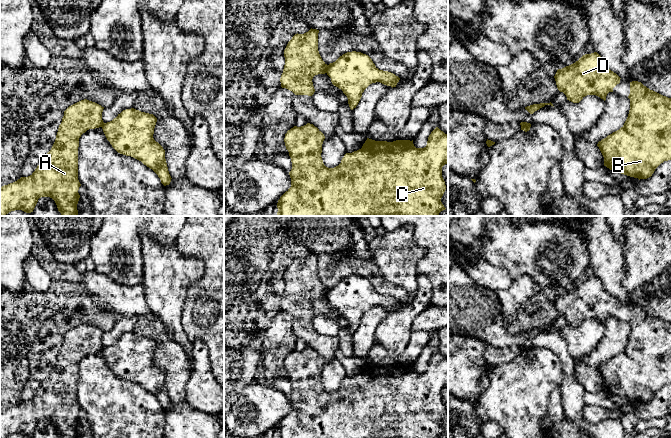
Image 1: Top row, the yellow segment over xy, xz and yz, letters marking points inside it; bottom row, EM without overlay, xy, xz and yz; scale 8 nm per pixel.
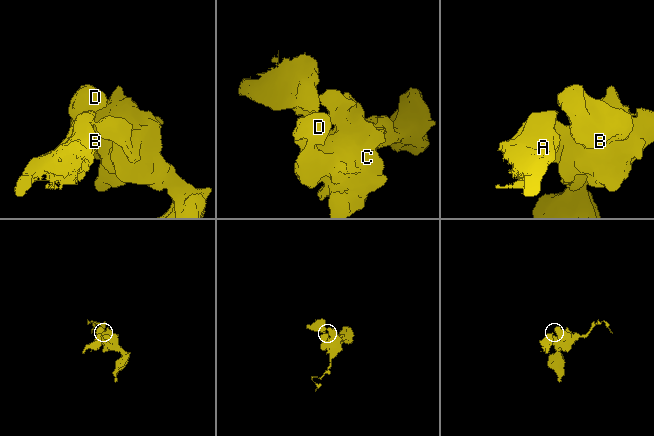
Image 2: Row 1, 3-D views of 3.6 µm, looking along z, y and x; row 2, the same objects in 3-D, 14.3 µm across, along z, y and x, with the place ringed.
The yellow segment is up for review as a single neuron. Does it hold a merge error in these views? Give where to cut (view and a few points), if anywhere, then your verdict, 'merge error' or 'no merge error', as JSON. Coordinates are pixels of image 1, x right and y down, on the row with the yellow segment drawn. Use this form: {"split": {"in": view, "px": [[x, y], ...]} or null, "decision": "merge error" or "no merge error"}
{"split": {"in": "xz", "px": [[328, 65], [325, 72]]}, "decision": "merge error"}

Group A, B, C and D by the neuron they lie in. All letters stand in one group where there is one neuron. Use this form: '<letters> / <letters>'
A / B C D

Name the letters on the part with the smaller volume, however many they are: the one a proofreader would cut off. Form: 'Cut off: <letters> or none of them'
Cut off: A

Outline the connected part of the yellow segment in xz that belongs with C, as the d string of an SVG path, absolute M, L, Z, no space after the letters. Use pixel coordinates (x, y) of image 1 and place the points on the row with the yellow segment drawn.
M310 123L301 127L294 126L285 134L284 142L292 162L292 169L289 172L291 187L278 200L277 216L439 216L439 213L446 209L441 202L441 198L446 190L445 181L442 177L442 167L448 163L448 135L438 127L429 135L427 145L424 148L416 148L413 140L387 142L367 138L361 149L346 153L341 163L334 168L328 168L323 163L321 153L324 139L324 134Z

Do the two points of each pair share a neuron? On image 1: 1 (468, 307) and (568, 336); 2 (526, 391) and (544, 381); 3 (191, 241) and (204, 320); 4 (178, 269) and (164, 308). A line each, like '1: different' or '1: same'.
1: different
2: same
3: same
4: same

